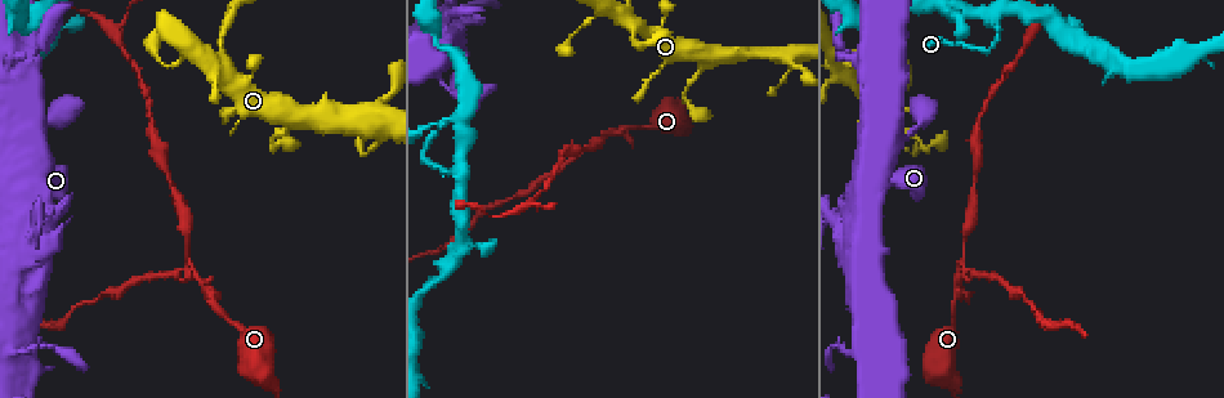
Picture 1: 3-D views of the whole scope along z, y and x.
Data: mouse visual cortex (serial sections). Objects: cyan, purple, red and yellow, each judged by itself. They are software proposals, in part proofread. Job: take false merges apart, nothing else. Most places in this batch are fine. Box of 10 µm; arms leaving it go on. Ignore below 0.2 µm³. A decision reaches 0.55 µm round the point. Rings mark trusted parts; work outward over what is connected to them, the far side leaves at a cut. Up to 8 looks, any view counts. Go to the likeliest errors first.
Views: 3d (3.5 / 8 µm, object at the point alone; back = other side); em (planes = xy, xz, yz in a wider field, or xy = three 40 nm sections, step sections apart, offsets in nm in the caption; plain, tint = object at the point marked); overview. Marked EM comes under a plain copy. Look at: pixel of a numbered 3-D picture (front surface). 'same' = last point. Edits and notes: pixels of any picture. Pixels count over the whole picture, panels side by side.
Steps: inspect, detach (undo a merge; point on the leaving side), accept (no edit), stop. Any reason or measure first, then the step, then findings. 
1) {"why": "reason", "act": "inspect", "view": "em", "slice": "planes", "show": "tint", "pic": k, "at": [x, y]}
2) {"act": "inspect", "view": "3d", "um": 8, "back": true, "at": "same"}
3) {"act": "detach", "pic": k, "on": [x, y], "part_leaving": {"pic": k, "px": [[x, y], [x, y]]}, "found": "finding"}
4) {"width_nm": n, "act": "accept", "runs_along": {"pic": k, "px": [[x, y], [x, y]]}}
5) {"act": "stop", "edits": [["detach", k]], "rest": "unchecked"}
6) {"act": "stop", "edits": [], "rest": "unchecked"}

{"act": "inspect", "view": "3d", "um": 3.5, "pic": 1, "at": [196, 277]}

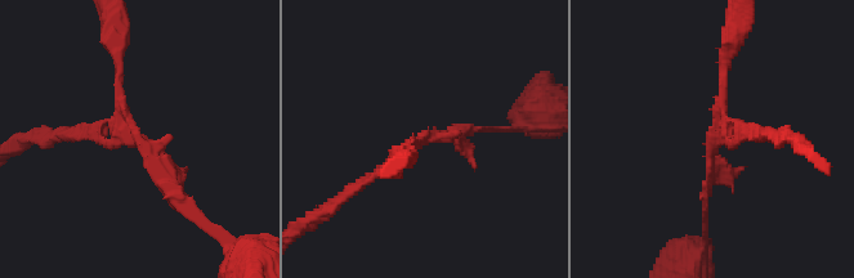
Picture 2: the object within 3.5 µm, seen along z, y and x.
{"act": "inspect", "view": "em", "slice": "xy", "step": 1, "show": "tint", "pic": 2, "at": [714, 137]}

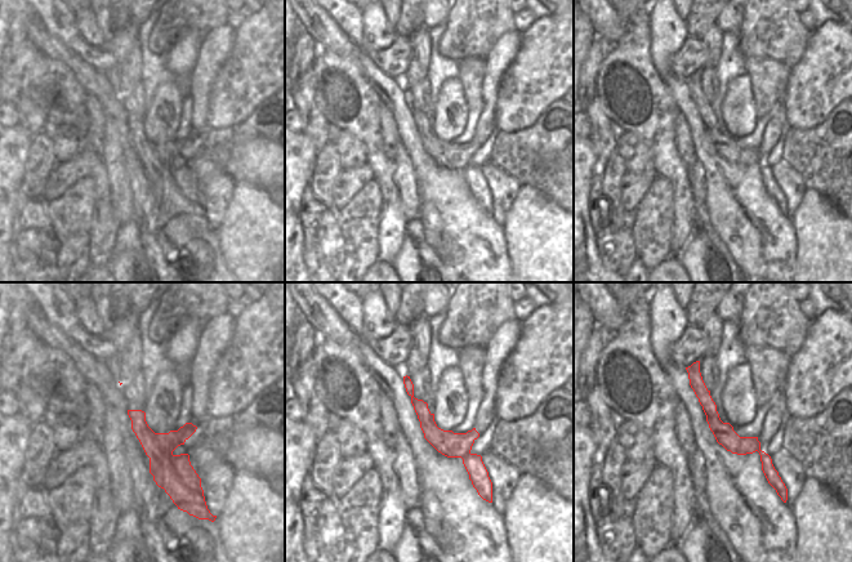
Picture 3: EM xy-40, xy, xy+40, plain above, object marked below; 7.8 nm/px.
{"act": "detach", "pic": 2, "on": [80, 134], "part_leaving": {"pic": 2, "px": [[130, 137], [31, 137]]}, "found": "a second cell is stuck on"}

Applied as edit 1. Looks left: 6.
{"why": "branch point", "act": "inspect", "view": "3d", "um": 3.5, "pic": 1, "at": [1033, 32]}

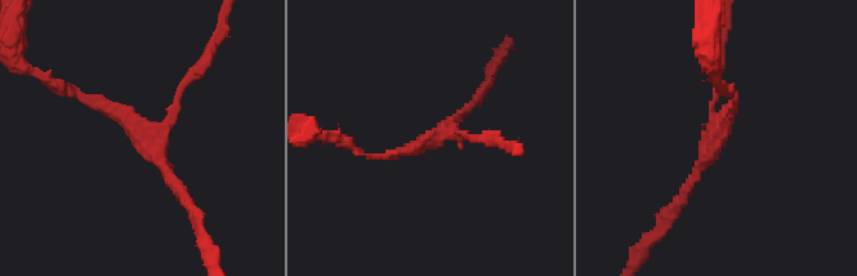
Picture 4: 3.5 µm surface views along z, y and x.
{"act": "accept", "runs_along": {"pic": 4, "px": [[190, 206], [119, 111], [79, 99]]}, "found": "continuous, no second cell"}

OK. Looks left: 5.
{"why": "a fork", "act": "inspect", "view": "em", "slice": "planes", "show": "tint", "pic": 1, "at": [455, 171]}

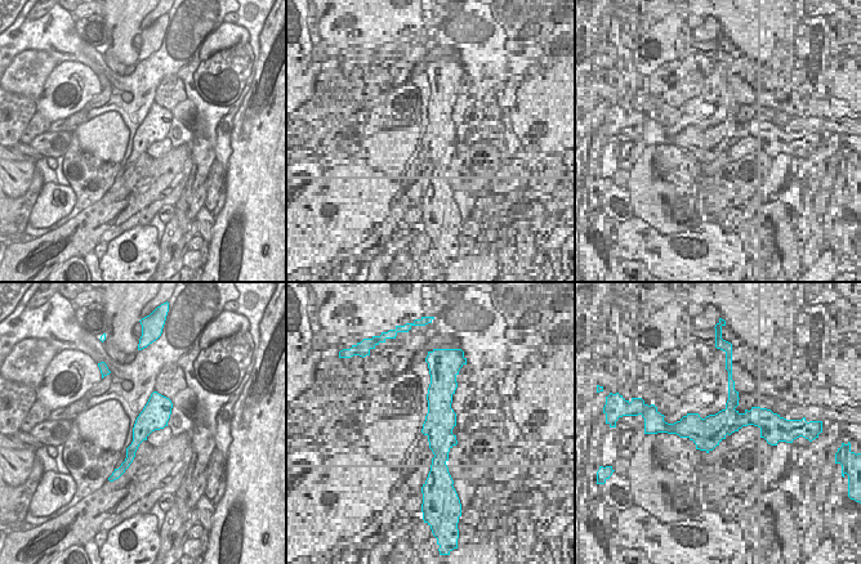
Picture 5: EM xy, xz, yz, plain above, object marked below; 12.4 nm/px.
{"why": "see where the arms go", "act": "inspect", "view": "3d", "um": 3.5, "at": "same"}

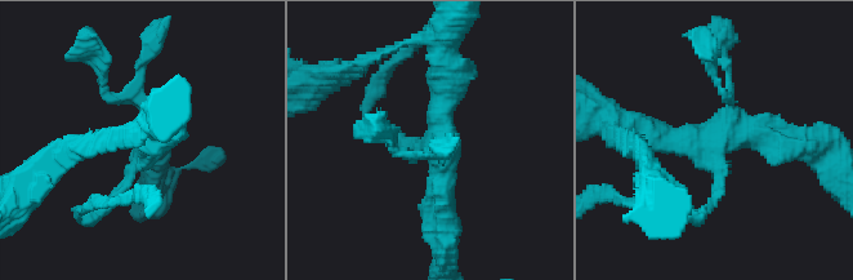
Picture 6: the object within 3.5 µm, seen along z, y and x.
{"act": "accept", "runs_along": {"pic": 6, "px": [[379, 125], [442, 155], [442, 210]]}, "found": "all the same cell"}

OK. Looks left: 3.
{"act": "stop", "edits": [["detach", 2]], "rest": "unchecked"}

